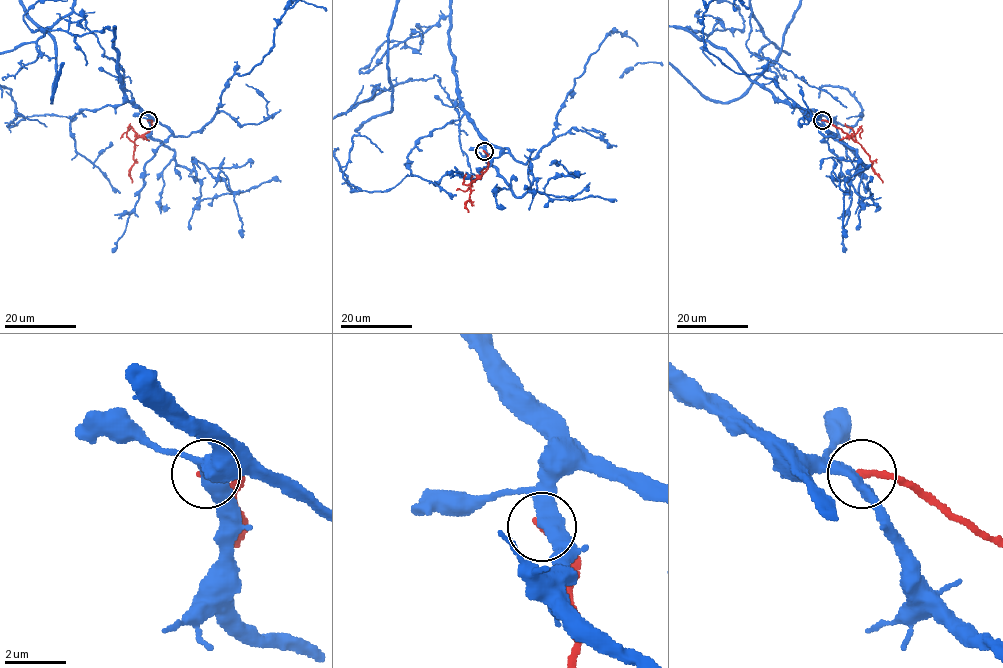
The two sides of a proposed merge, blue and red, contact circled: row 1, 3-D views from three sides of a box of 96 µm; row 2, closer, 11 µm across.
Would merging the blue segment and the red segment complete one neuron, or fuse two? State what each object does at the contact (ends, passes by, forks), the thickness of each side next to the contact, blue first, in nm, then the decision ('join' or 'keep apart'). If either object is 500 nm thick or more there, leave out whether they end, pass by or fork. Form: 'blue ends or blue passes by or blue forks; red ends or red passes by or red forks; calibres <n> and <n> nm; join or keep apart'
blue passes by; red ends; calibres 440 and 240 nm; keep apart

